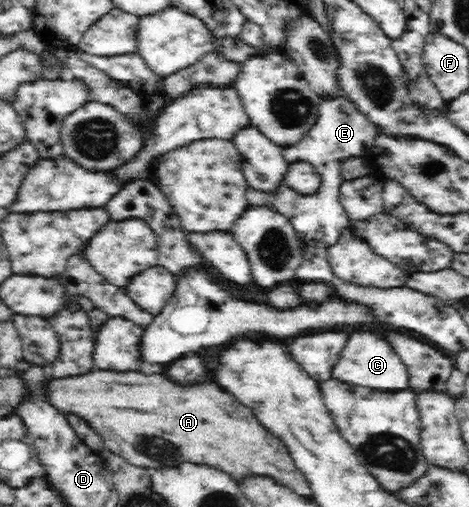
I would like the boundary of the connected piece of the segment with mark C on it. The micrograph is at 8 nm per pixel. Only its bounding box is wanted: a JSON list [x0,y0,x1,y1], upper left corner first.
[331,335,411,392]

